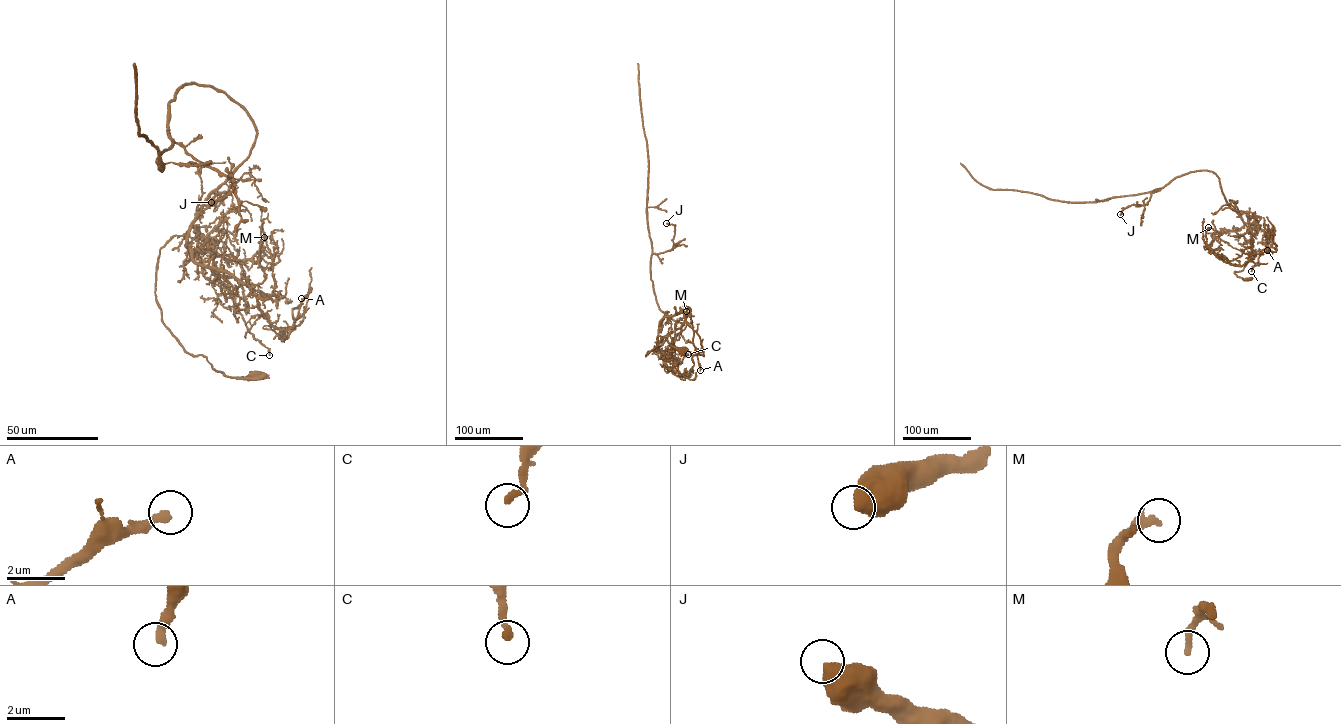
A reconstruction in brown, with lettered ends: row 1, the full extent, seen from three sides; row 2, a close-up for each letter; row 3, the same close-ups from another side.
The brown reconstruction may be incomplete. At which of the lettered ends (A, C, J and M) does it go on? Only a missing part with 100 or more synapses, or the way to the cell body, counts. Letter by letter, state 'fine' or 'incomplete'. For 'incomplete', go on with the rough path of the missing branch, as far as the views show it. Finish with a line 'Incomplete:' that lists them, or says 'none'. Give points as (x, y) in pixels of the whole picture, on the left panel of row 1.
A: fine
C: fine
J: fine
M: fine
Incomplete: none

